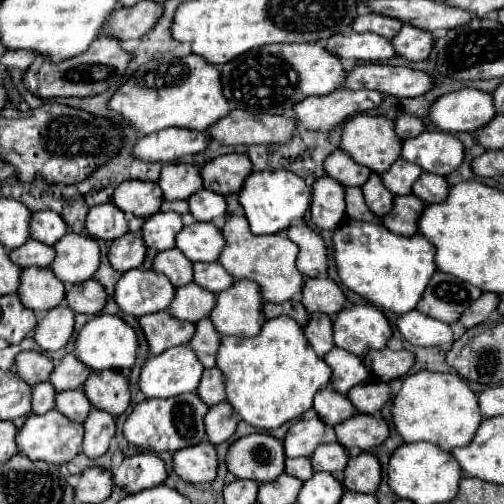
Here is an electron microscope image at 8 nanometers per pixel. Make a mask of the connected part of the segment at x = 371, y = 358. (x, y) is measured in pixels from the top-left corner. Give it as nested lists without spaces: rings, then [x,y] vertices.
[[[380,349],[380,351],[370,351],[364,357],[366,369],[372,371],[380,381],[392,381],[392,379],[404,377],[412,369],[414,361],[416,361],[414,353],[406,349],[402,351]]]

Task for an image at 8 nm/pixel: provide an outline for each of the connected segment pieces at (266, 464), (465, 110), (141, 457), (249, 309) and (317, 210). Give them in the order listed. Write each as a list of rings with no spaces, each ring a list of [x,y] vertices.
[[[266,433],[240,437],[228,451],[226,465],[238,479],[266,483],[284,471],[284,443]]]
[[[460,89],[446,93],[430,107],[432,123],[450,133],[478,131],[496,115],[494,99],[480,89]]]
[[[138,453],[126,457],[124,463],[112,469],[114,483],[128,493],[140,493],[144,489],[162,485],[168,477],[164,461],[154,453]]]
[[[234,281],[230,291],[216,295],[216,307],[210,319],[220,335],[258,335],[264,323],[262,303],[256,281]]]
[[[324,175],[314,183],[312,193],[312,221],[320,229],[334,229],[346,215],[346,201],[344,201],[346,187],[336,179]]]

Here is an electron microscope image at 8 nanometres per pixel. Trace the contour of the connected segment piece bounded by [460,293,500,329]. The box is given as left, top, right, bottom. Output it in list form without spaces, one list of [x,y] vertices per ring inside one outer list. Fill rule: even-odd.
[[[482,293],[480,299],[470,305],[470,311],[466,311],[466,315],[462,315],[460,323],[466,329],[470,329],[470,327],[486,321],[498,309],[498,303],[500,301],[498,301],[498,295],[496,293]]]

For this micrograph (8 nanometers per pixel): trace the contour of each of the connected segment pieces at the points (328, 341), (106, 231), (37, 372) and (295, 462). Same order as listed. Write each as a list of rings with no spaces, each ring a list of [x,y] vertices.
[[[314,313],[310,323],[304,327],[304,333],[310,341],[310,345],[314,347],[314,351],[324,357],[332,347],[334,347],[334,339],[332,339],[332,319],[324,313]]]
[[[102,203],[92,207],[86,217],[86,227],[94,239],[104,241],[114,241],[128,233],[126,215],[114,203]]]
[[[22,351],[16,357],[16,371],[30,385],[36,385],[40,381],[48,381],[52,369],[54,369],[54,363],[46,353]]]
[[[296,457],[296,459],[286,459],[286,473],[288,475],[294,475],[302,481],[310,479],[314,475],[314,469],[312,469],[312,461],[310,457]]]

